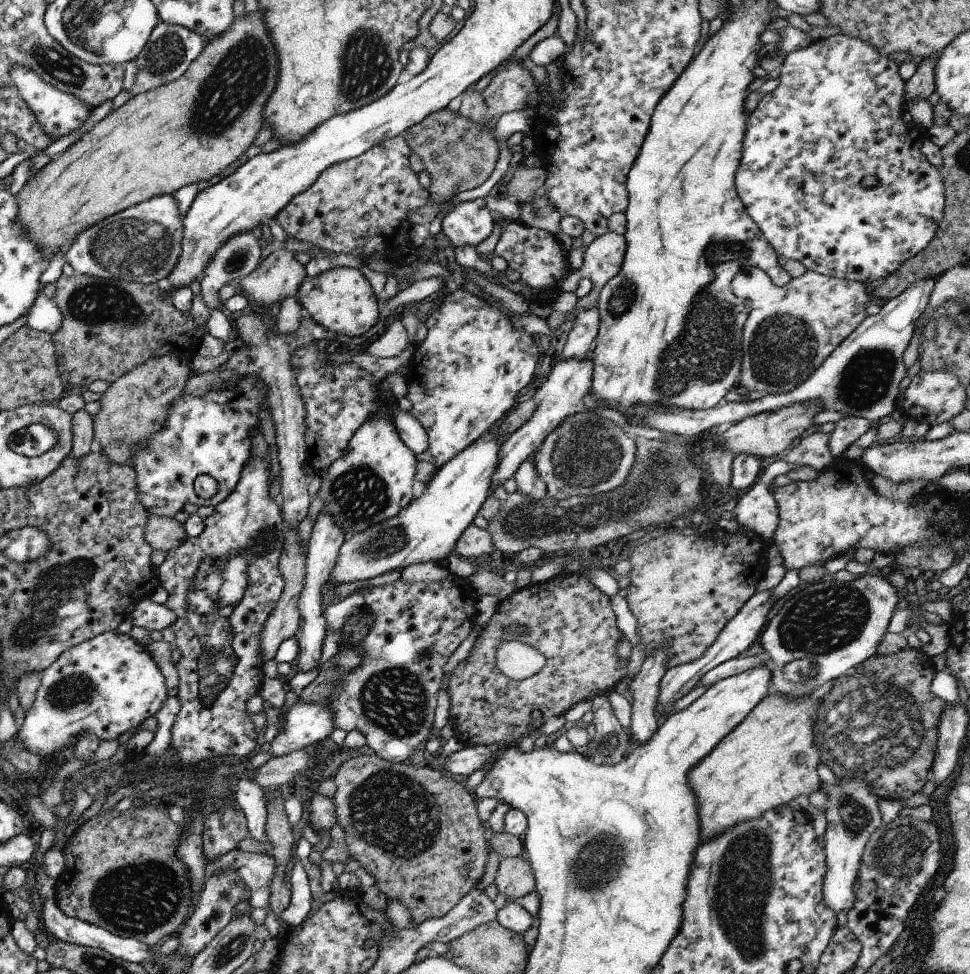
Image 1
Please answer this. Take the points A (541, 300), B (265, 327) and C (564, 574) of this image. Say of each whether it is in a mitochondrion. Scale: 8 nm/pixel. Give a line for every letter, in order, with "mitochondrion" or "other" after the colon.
A: other
B: other
C: other

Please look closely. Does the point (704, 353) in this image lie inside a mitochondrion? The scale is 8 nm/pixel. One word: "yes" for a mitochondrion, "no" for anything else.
yes

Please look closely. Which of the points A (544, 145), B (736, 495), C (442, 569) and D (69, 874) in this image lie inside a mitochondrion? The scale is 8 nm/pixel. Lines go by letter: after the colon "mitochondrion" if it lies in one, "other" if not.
A: other
B: other
C: other
D: other

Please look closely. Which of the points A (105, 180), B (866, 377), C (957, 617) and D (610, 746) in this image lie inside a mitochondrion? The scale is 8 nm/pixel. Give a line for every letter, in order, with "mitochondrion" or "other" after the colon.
A: other
B: mitochondrion
C: other
D: mitochondrion

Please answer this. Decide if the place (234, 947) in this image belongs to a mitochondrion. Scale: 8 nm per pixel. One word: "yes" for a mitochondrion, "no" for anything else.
yes

